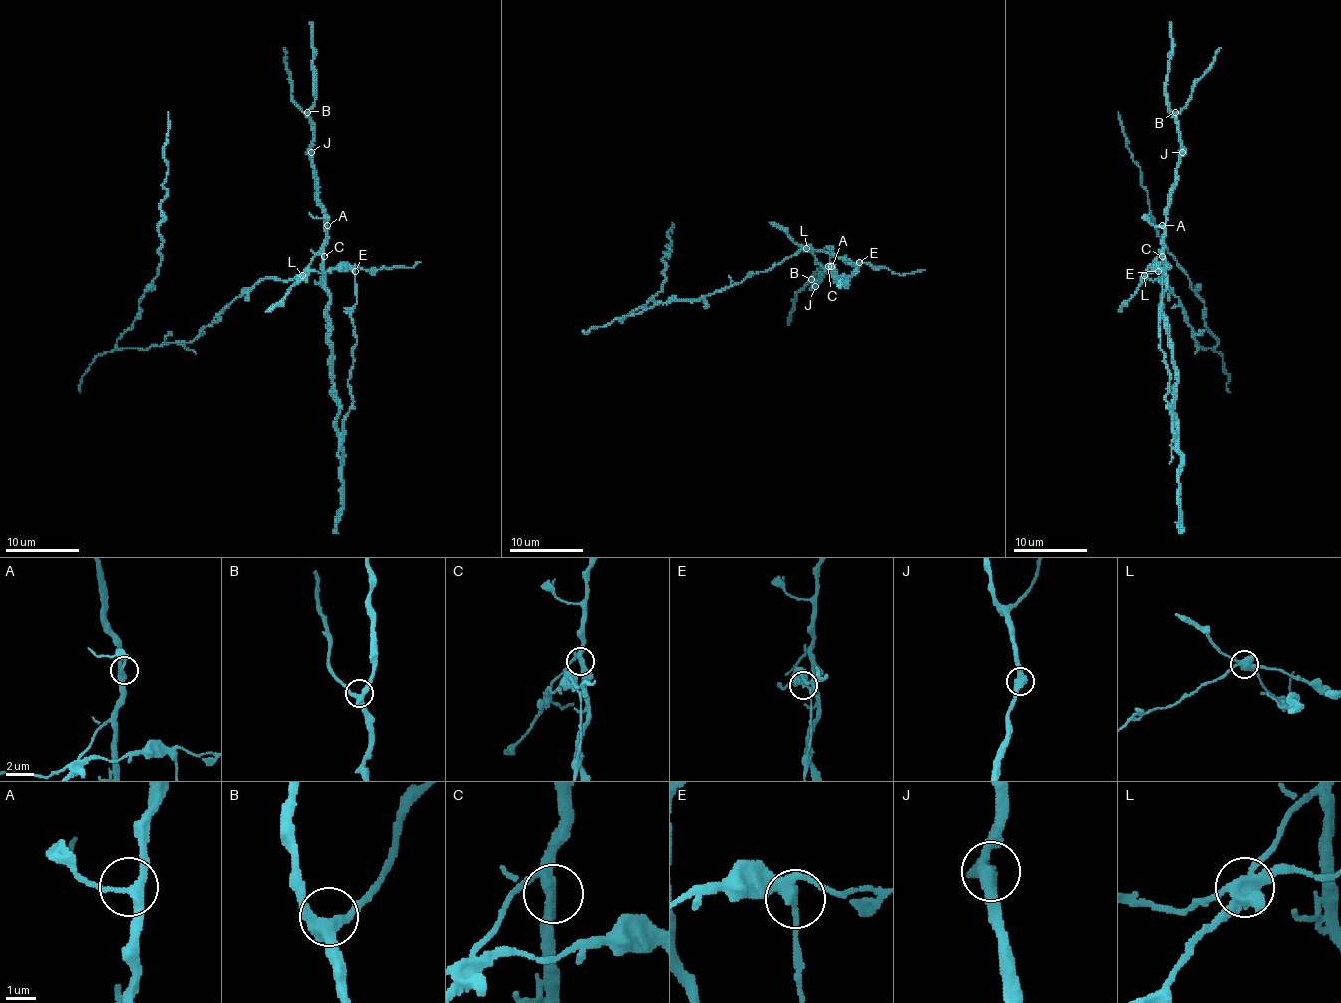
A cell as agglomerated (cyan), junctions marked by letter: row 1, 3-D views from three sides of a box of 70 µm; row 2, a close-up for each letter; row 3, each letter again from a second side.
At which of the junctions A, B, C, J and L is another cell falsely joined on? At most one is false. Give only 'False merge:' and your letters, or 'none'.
False merge: L

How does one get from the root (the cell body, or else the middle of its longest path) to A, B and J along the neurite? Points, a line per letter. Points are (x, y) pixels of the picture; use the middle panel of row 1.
A: (732, 286), (749, 275), (780, 264), (804, 248), (822, 266), (831, 266)
B: (732, 286), (749, 275), (780, 264), (804, 248), (822, 266), (830, 268), (817, 283), (811, 279)
J: (732, 286), (749, 275), (780, 264), (804, 248), (822, 266), (830, 268), (815, 286)

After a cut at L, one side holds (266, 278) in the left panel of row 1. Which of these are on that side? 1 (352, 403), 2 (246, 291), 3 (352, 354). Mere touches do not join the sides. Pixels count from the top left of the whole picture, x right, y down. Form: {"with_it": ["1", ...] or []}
{"with_it": ["1", "2", "3"]}

